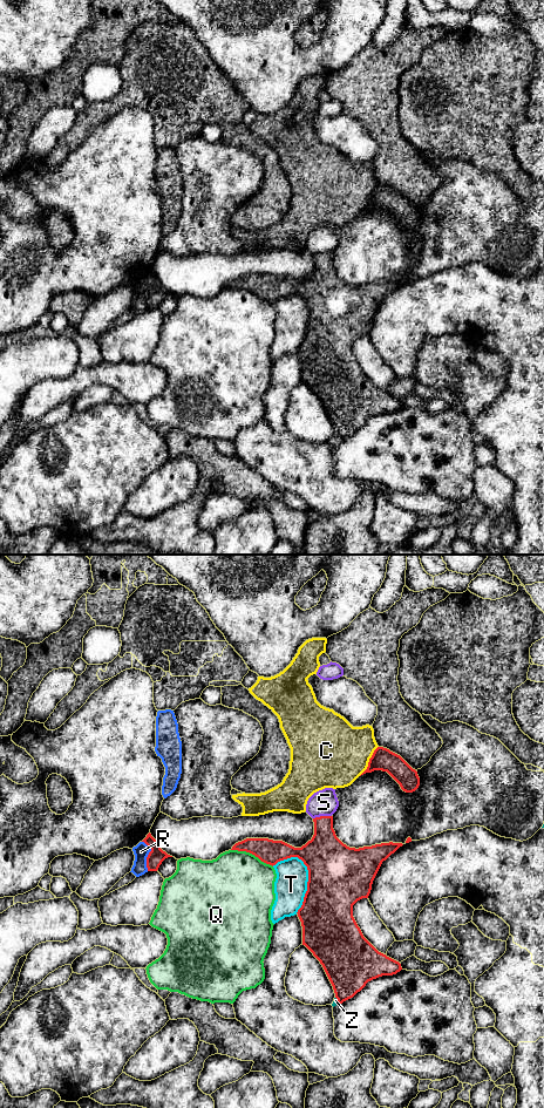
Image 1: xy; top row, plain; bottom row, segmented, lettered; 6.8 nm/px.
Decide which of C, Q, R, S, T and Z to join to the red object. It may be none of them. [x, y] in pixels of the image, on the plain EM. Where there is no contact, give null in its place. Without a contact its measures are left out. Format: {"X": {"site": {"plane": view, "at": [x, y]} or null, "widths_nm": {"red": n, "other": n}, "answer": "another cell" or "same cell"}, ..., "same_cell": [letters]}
{"C": {"site": {"plane": "xy", "at": [369, 198]}, "widths_nm": {"red": 160, "other": 460}, "answer": "another cell"}, "Q": {"site": {"plane": "xy", "at": [252, 291]}, "widths_nm": {"red": 170, "other": 480}, "answer": "another cell"}, "R": {"site": {"plane": "xy", "at": [148, 293]}, "widths_nm": {"red": 110, "other": 110}, "answer": "another cell"}, "S": {"site": {"plane": "xy", "at": [321, 253]}, "widths_nm": {"red": 280, "other": 180}, "answer": "another cell"}, "T": {"site": {"plane": "xy", "at": [307, 319]}, "widths_nm": {"red": 420, "other": 220}, "answer": "another cell"}, "Z": {"site": {"plane": "xy", "at": [338, 437]}, "widths_nm": {"red": 320, "other": 30}, "answer": "another cell"}, "same_cell": []}

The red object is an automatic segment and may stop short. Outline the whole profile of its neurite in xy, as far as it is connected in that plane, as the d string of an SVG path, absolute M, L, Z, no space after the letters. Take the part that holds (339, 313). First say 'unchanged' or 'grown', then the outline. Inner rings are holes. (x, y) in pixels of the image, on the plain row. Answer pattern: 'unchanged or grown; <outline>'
unchanged; M333 253L315 254L313 259L314 272L301 285L294 285L283 278L246 276L236 280L231 287L250 290L272 304L291 294L298 294L307 304L307 328L297 349L302 363L302 382L322 402L339 442L353 435L368 419L396 412L402 407L399 399L379 389L363 374L353 354L353 342L368 335L382 299L403 281L389 279L359 286L349 285L336 274Z

